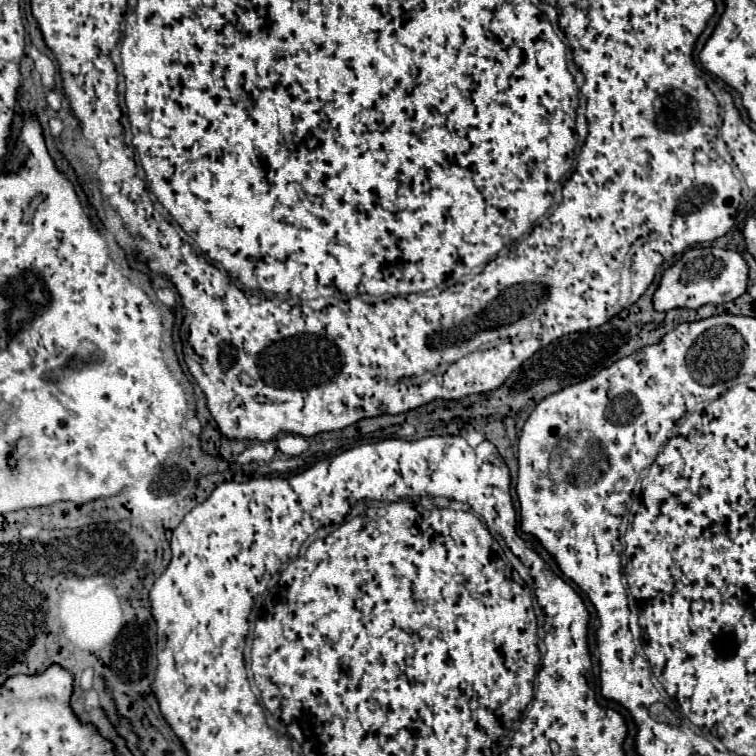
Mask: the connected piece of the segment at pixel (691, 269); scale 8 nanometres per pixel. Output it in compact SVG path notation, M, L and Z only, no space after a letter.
M693 247L687 249L661 277L659 287L653 293L655 311L669 309L699 309L707 303L729 303L747 291L749 267L745 259L729 249L719 247Z

